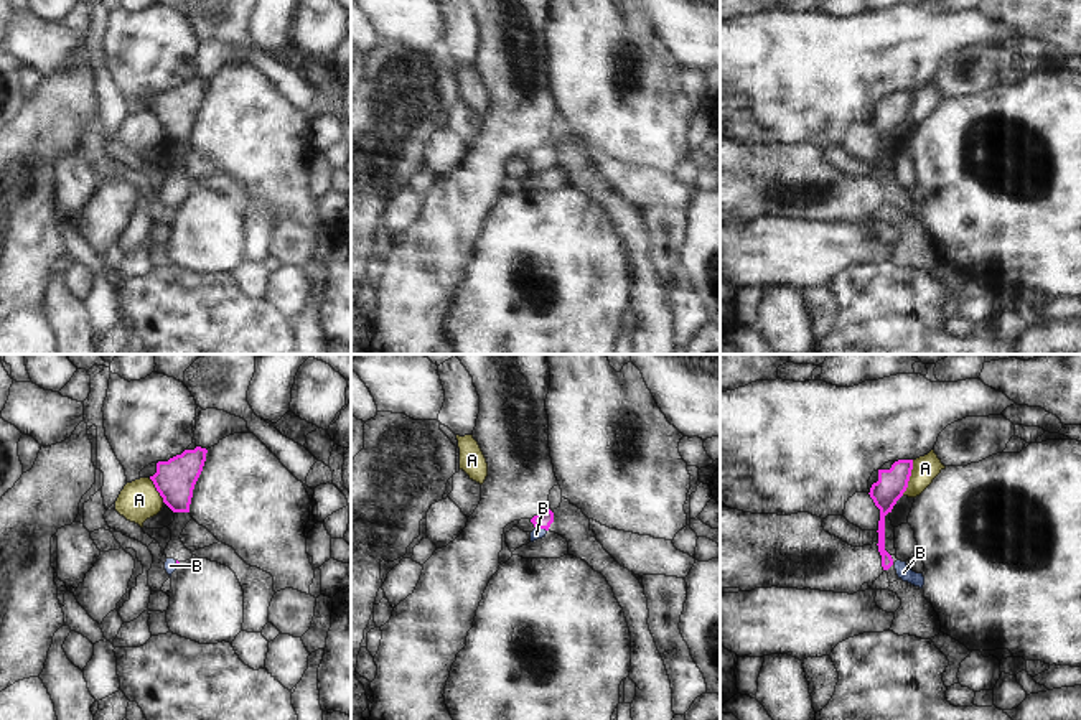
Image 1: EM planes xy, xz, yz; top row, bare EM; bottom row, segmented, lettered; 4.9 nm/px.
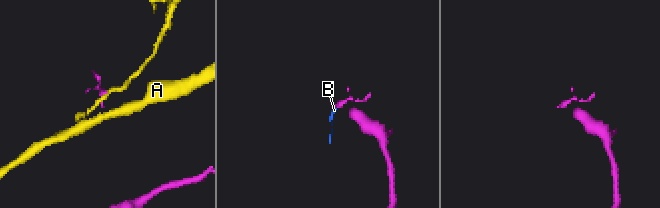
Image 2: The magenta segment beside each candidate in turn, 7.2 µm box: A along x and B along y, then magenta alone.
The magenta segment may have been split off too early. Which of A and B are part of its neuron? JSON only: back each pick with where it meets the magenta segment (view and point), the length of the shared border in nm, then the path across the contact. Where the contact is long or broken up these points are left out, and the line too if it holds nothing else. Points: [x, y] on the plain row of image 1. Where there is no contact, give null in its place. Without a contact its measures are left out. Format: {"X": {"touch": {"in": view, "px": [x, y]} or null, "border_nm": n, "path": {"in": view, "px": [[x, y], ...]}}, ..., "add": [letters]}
{"B": {"touch": {"in": "xz", "px": [541, 158]}, "border_nm": 60, "path": {"in": "xz", "px": [[542, 152], [541, 158], [536, 165]]}}, "add": ["B"]}

